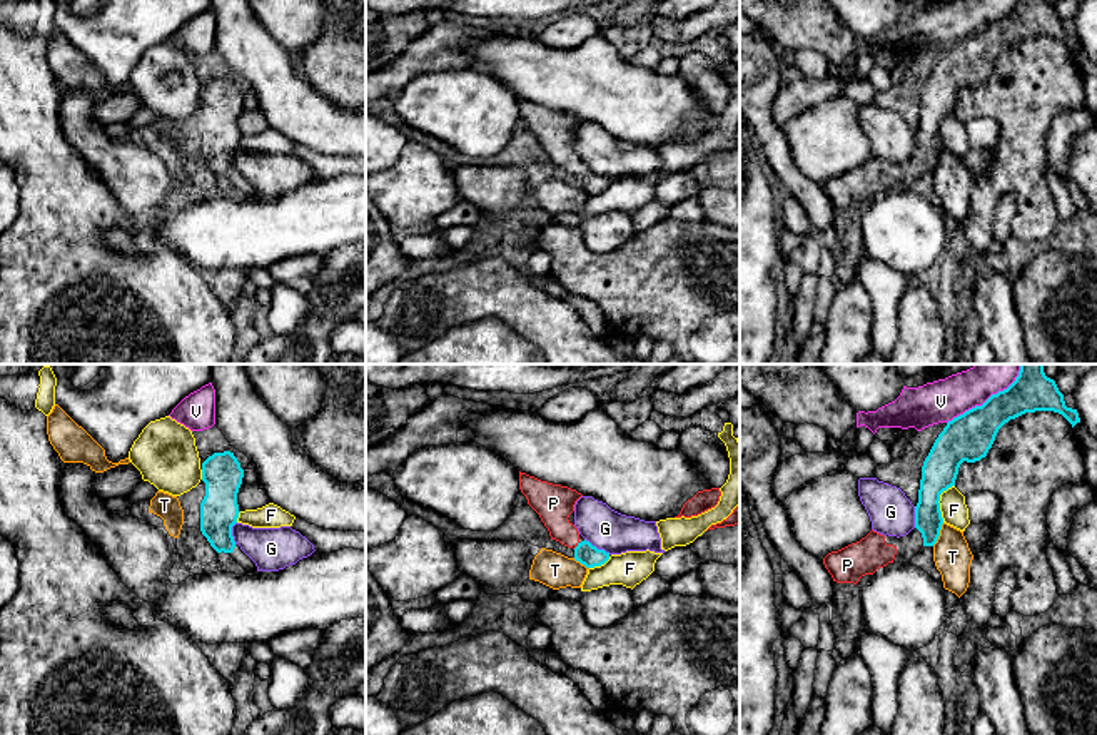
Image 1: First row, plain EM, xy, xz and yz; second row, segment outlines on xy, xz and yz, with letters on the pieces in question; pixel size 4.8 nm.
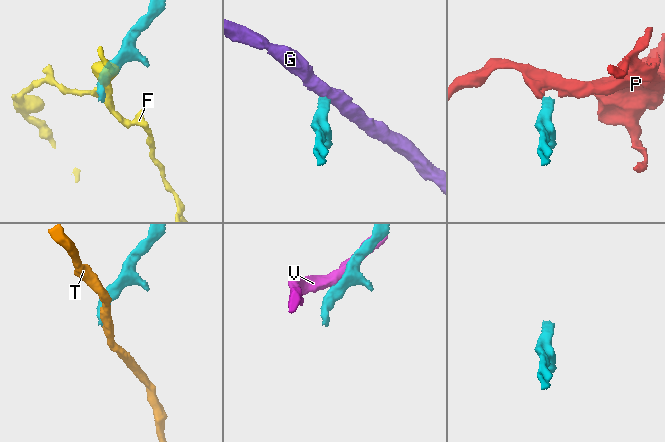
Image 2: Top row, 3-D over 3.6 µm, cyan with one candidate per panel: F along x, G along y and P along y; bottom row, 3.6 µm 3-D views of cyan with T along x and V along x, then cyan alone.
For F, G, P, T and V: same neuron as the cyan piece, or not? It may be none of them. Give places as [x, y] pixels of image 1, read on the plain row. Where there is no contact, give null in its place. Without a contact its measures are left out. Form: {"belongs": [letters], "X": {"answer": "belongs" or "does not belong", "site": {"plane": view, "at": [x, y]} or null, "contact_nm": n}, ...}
{"belongs": ["P"], "F": {"answer": "does not belong", "site": {"plane": "yz", "at": [939, 126]}, "contact_nm": 190}, "G": {"answer": "does not belong", "site": {"plane": "xz", "at": [596, 174]}, "contact_nm": 150}, "P": {"answer": "belongs", "site": {"plane": "xz", "at": [578, 171]}, "contact_nm": 50}, "T": {"answer": "does not belong", "site": {"plane": "yz", "at": [939, 161]}, "contact_nm": 130}, "V": {"answer": "does not belong", "site": {"plane": "yz", "at": [984, 29]}, "contact_nm": 420}}

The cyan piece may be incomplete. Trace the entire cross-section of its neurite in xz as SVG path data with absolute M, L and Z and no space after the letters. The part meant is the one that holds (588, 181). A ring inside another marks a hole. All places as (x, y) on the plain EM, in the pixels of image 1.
M519 97L519 115L528 130L539 140L549 157L551 165L574 175L574 185L586 194L601 192L609 185L609 179L598 175L589 167L579 165L578 154L568 145L576 127L583 122L568 112L541 107Z

